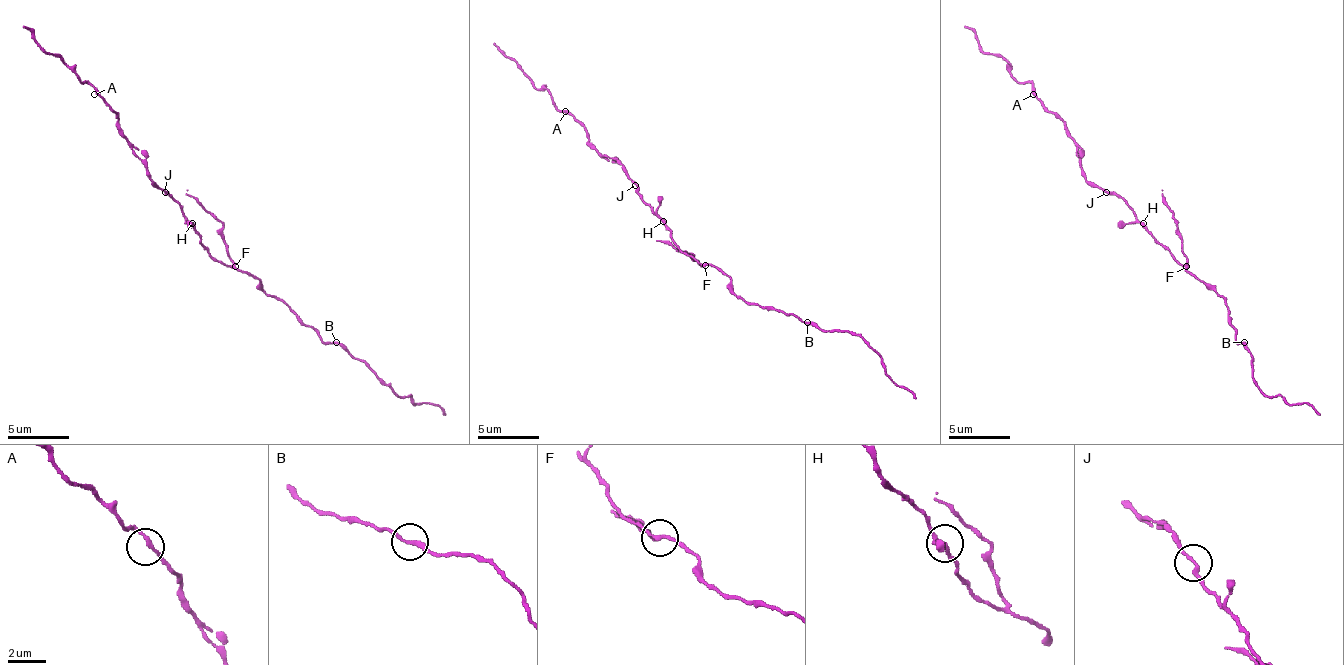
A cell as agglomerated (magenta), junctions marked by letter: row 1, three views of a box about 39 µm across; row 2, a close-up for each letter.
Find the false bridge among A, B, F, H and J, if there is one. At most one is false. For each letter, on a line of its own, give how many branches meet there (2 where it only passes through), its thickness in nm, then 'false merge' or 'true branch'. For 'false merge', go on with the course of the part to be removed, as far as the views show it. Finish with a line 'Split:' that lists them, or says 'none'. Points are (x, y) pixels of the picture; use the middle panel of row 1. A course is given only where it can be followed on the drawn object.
A: branches 2; calibre 190 nm; true branch
B: branches 2; calibre 200 nm; true branch
F: branches 3; calibre 170 nm; false merge; course (706, 264), (694, 255), (657, 240)
H: branches 3; calibre 170 nm; true branch
J: branches 2; calibre 190 nm; true branch
Split: F

